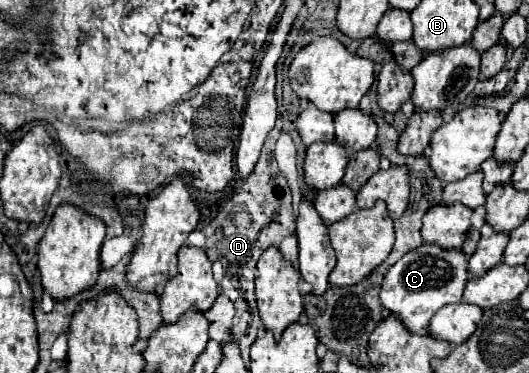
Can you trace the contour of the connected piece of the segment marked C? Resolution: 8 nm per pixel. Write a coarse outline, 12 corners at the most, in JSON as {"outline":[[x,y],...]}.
{"outline":[[423,243],[387,271],[381,307],[421,333],[467,283],[461,251]]}

